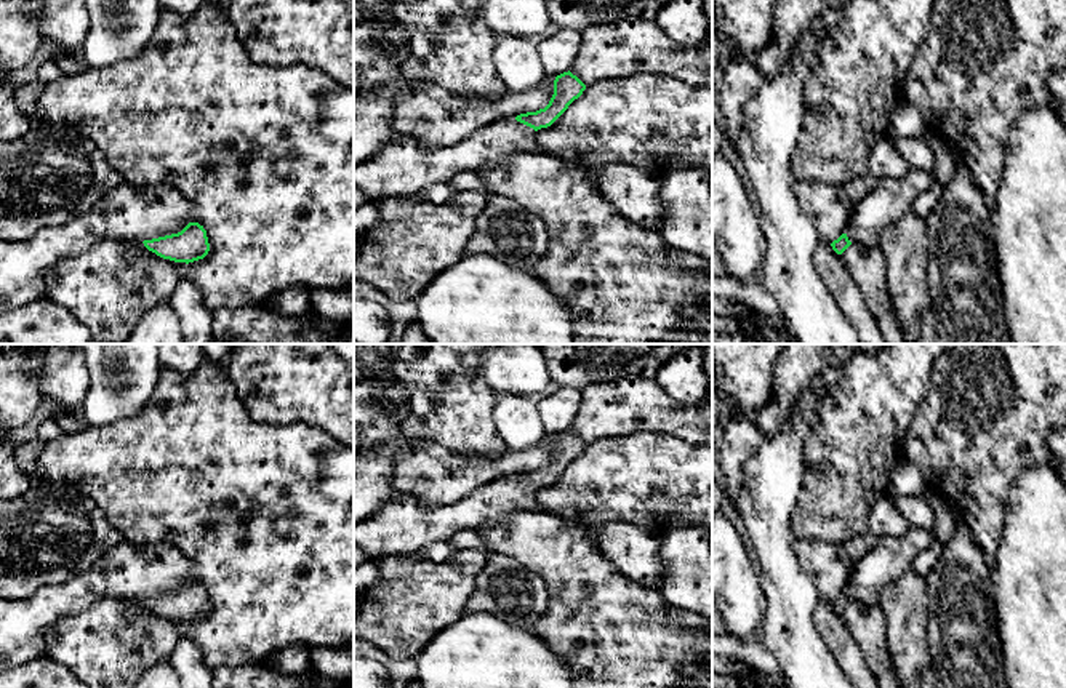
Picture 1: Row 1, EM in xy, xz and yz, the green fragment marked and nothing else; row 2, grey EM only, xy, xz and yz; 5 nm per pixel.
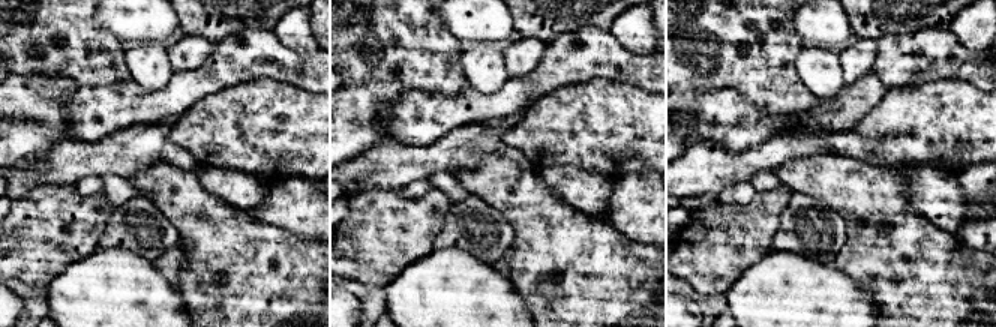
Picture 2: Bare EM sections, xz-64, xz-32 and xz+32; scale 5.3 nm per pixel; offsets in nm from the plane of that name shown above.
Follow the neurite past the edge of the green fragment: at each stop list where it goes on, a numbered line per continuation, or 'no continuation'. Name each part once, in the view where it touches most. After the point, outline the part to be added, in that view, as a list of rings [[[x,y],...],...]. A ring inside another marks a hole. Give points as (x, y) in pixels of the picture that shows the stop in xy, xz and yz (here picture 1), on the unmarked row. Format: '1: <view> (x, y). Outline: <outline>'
1: xz (404, 525). Outline: [[[506,477],[477,488],[451,506],[423,506],[415,496],[400,494],[375,515],[354,525],[354,546],[370,560],[415,554],[461,530],[479,530],[488,522],[503,522],[519,510],[543,512],[535,488]]]

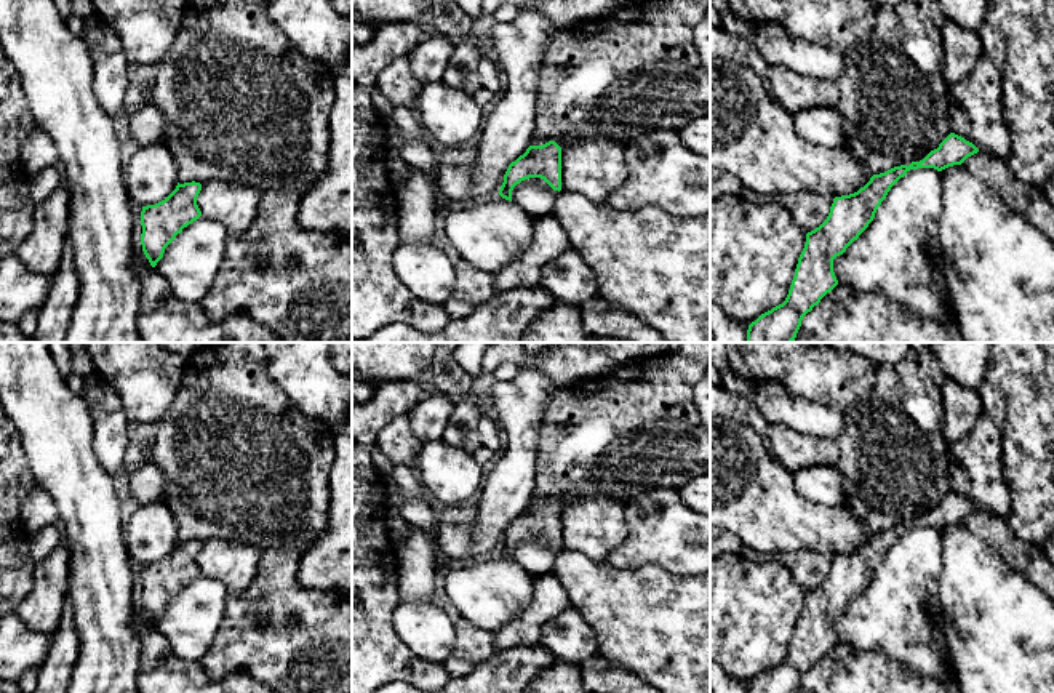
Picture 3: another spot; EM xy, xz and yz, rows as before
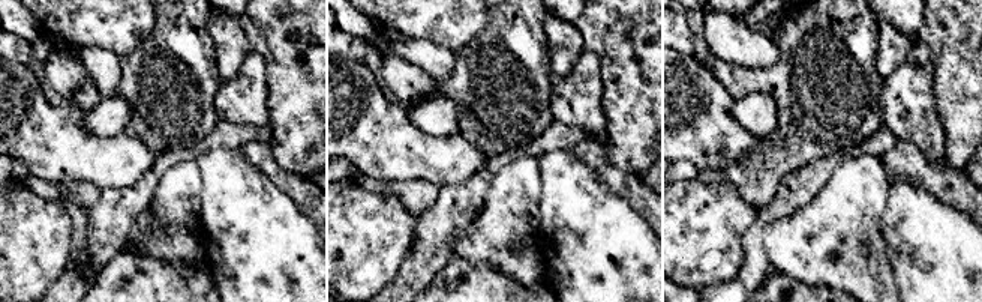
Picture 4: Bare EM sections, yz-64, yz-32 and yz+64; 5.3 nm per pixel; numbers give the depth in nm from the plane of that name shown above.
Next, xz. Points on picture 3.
no continuation

